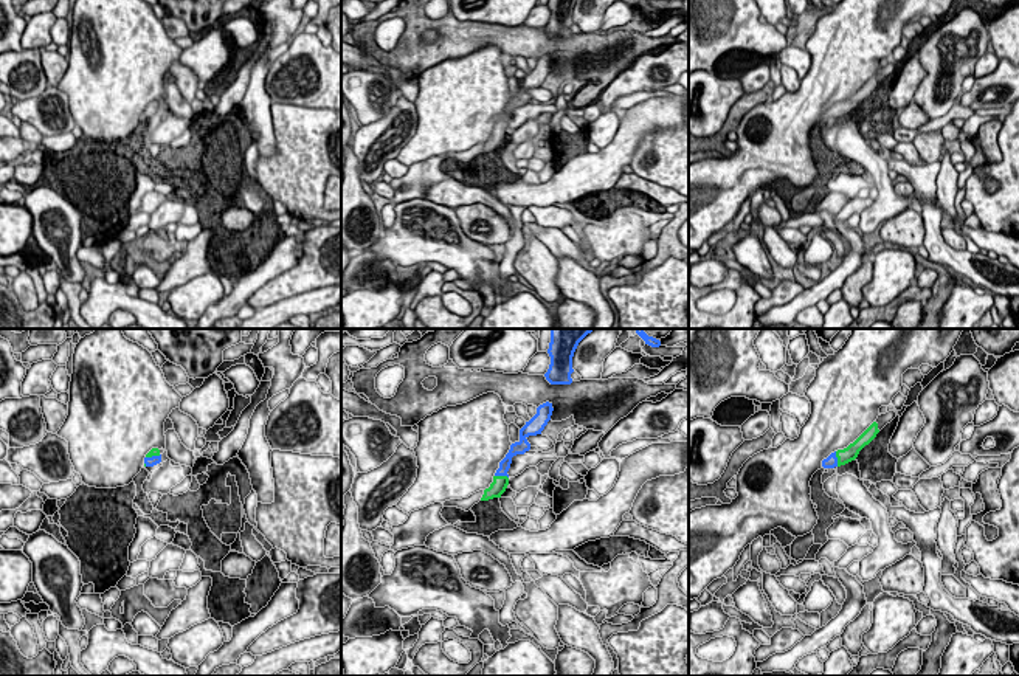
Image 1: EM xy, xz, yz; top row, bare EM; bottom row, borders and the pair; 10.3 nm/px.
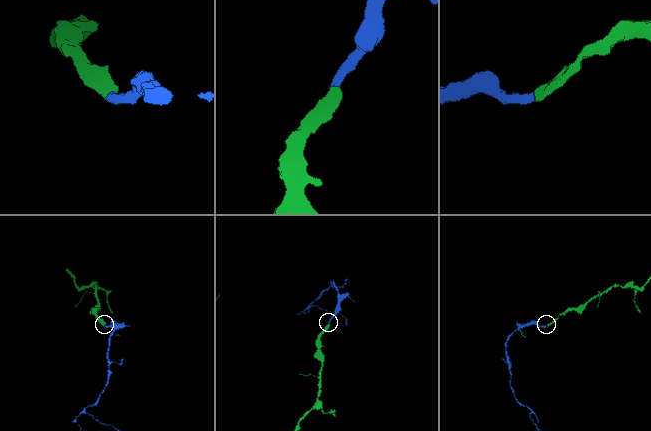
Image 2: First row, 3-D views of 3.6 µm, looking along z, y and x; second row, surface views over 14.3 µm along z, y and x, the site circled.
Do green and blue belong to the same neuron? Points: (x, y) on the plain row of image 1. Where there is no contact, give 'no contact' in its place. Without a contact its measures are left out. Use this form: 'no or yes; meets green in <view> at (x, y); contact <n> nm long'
yes; meets green in yz at (838, 112); contact 160 nm long

